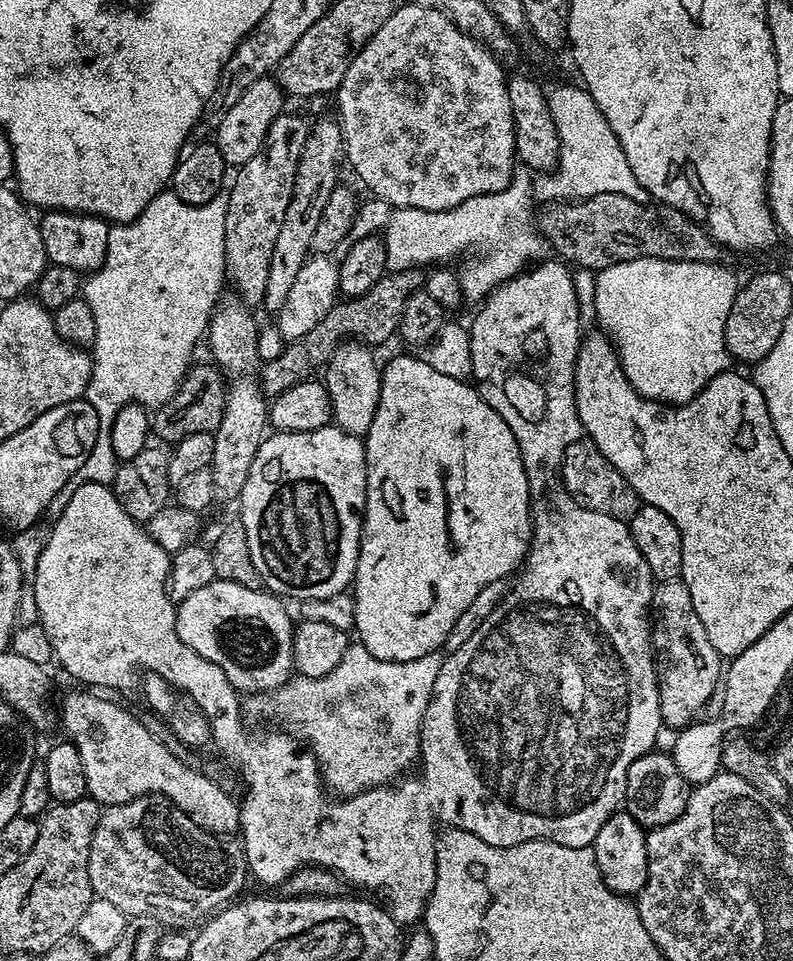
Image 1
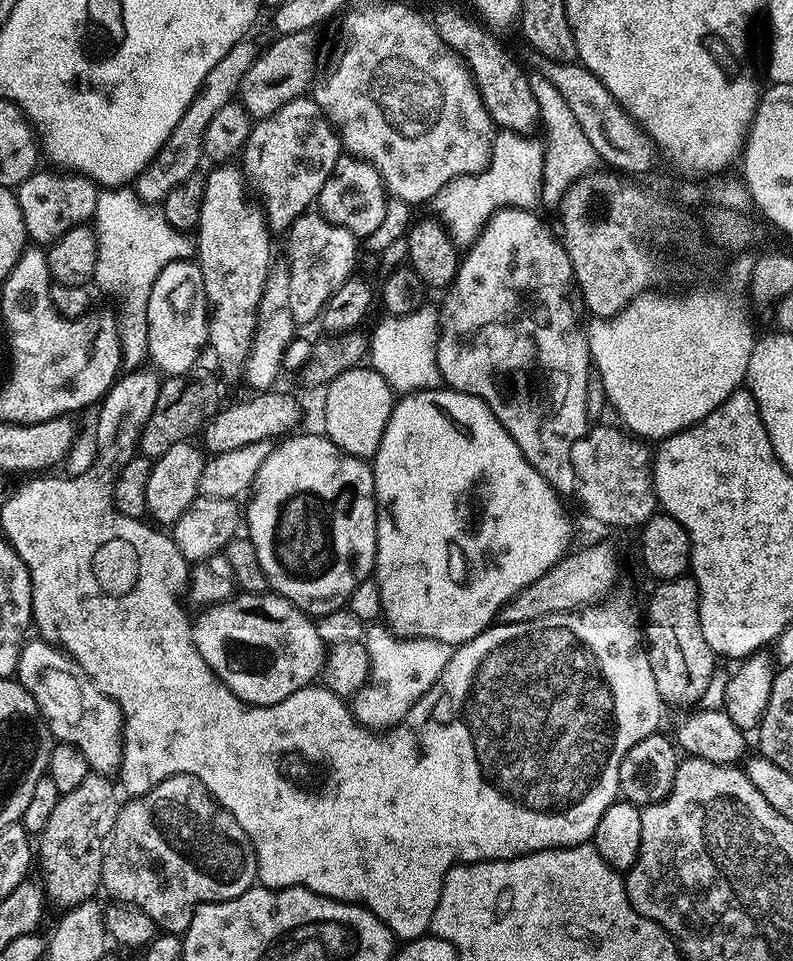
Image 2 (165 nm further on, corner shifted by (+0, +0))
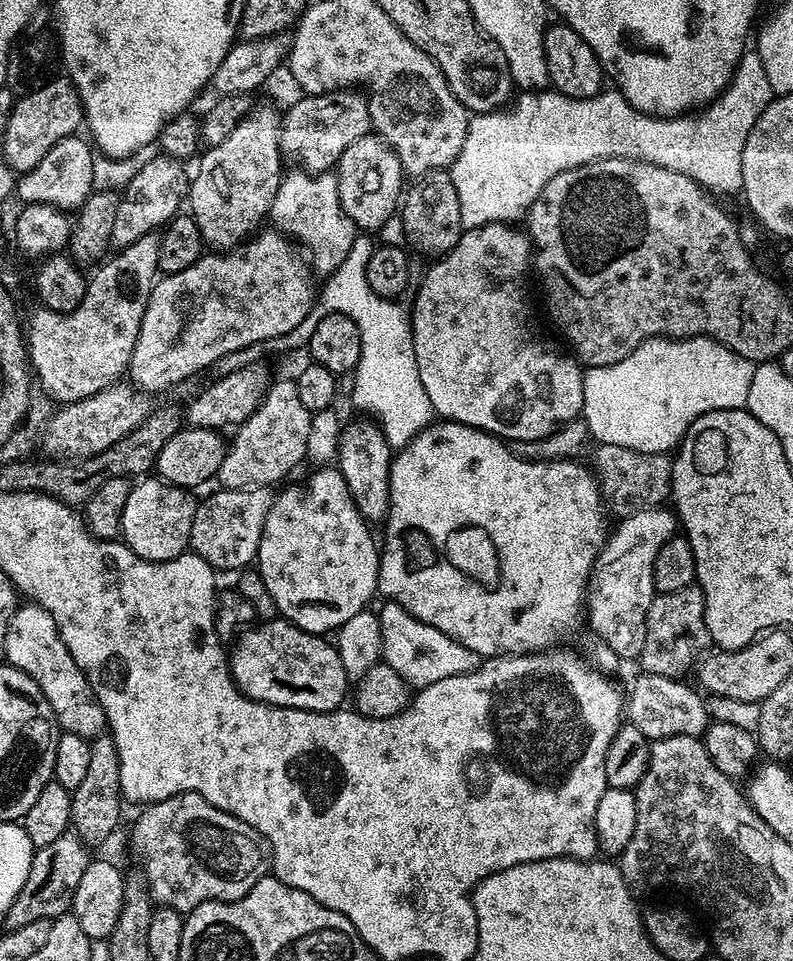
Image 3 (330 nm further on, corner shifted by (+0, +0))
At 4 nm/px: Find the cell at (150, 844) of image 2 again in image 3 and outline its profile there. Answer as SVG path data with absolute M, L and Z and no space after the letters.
M179 792L147 805L141 812L132 828L132 848L144 863L142 873L157 905L187 914L211 900L241 900L265 875L266 844L260 832L196 792Z

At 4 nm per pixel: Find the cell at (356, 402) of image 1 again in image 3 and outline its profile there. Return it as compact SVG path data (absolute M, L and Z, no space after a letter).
M370 420L354 422L341 431L337 463L343 474L347 488L359 508L359 512L369 523L385 521L389 510L389 470L393 451L386 442L384 432L378 424Z

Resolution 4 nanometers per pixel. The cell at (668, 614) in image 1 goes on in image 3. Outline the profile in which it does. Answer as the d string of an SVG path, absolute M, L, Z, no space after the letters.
M696 584L686 586L682 590L659 593L650 602L650 610L646 614L646 646L642 646L639 667L650 676L683 677L684 671L691 669L709 651L712 639L706 630L704 617L704 595Z

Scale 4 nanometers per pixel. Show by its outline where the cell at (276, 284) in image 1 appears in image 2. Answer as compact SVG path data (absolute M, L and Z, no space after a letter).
M276 266L268 273L268 281L262 290L260 305L256 311L256 333L244 360L242 377L252 390L268 390L279 376L282 376L282 354L286 346L297 335L296 319L290 314L290 274L287 267Z

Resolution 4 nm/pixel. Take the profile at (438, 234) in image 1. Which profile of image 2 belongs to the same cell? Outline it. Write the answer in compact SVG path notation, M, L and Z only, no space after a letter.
M507 130L497 131L492 141L492 152L488 156L488 167L483 168L481 172L471 172L468 176L454 178L450 182L446 182L446 186L442 186L442 190L438 190L438 194L433 196L430 201L430 207L437 212L433 213L438 217L440 223L448 229L452 241L457 246L467 246L474 243L489 218L502 208L532 210L537 207L542 186L542 174L544 173L544 149L545 145L541 141L539 144L532 134L521 134Z

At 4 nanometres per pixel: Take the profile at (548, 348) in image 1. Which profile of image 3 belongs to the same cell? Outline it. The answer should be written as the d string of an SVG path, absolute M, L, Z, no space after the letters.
M508 222L487 224L481 228L469 228L461 235L459 242L445 256L439 257L428 268L428 273L420 280L420 289L410 304L410 319L412 321L412 345L414 358L418 362L418 378L422 378L422 386L426 386L426 394L430 394L433 413L446 420L457 420L459 424L471 424L484 432L505 441L530 440L546 438L552 432L558 431L564 424L577 419L584 411L584 373L575 355L569 354L563 347L559 348L552 340L547 340L536 329L532 321L532 300L528 297L528 276L530 261L534 253L531 243L523 231L520 232Z

